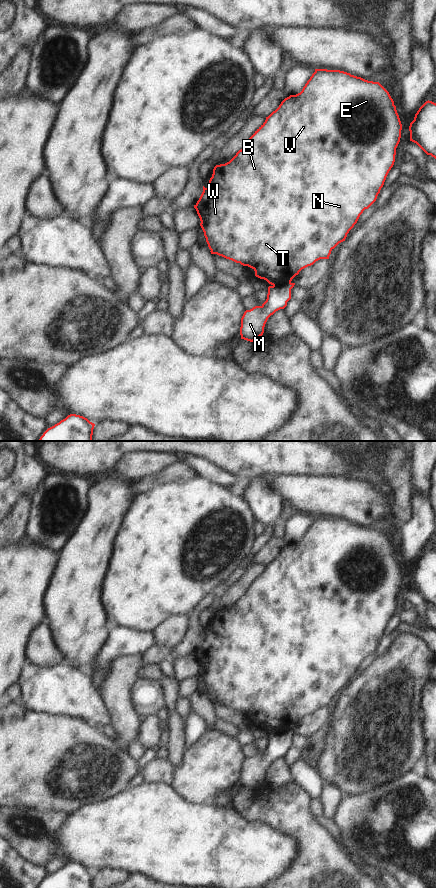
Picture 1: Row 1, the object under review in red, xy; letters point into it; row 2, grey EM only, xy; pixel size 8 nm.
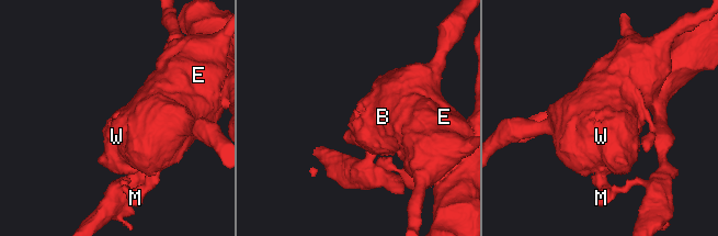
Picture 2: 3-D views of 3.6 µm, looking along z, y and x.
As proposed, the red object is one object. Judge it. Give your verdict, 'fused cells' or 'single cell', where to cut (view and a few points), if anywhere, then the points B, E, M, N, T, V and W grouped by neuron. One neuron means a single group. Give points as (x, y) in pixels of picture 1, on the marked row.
fused cells; cut in xy along (290, 282), (273, 285); B E N T V W / M

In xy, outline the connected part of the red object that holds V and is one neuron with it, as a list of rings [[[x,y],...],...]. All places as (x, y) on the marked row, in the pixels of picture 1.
[[[315,69],[302,91],[285,98],[229,162],[214,167],[208,187],[203,186],[203,192],[194,208],[200,218],[200,226],[211,254],[217,254],[252,268],[256,277],[266,280],[271,285],[291,283],[302,269],[320,259],[329,259],[331,251],[339,243],[345,241],[347,234],[357,223],[363,211],[376,201],[394,165],[401,130],[402,124],[394,101],[379,82],[368,81],[340,70]]]

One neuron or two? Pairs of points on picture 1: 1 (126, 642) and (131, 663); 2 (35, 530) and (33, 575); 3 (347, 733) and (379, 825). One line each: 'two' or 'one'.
1: two
2: two
3: two

